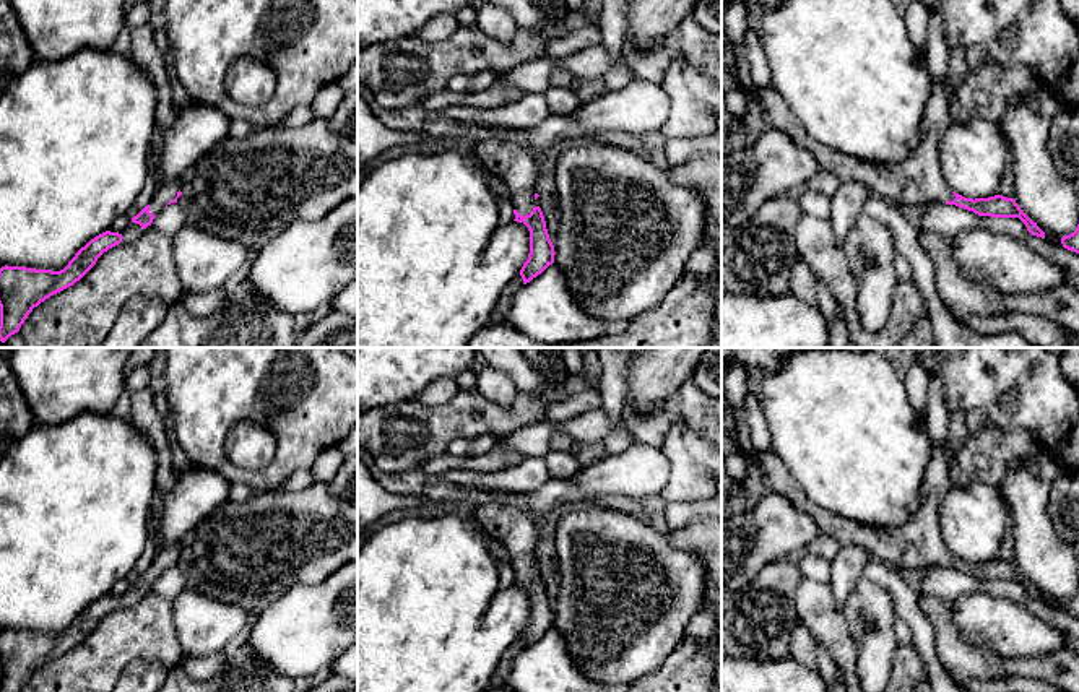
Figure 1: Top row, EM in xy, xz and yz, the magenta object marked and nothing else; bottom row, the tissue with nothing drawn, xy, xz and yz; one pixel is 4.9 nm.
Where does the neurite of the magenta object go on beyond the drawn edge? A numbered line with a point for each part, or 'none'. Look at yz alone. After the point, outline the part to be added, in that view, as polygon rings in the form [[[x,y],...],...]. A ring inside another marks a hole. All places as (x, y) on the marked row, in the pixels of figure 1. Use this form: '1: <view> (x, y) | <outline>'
1: yz (917, 181) | [[[728,36],[722,45],[722,65],[736,76],[736,86],[772,120],[772,125],[806,148],[819,167],[834,172],[840,182],[861,182],[895,206],[933,205],[956,197],[939,167],[939,141],[952,122],[951,104],[959,102],[972,119],[998,123],[1014,94],[1035,93],[1040,80],[1032,68],[988,63],[968,71],[954,88],[944,80],[933,89],[921,120],[921,140],[910,158],[900,162],[868,162],[824,146],[806,133],[786,102],[770,84],[741,88],[736,68],[734,44]]]

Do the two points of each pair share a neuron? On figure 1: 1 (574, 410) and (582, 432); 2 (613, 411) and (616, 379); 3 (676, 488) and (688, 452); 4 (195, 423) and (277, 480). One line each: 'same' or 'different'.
1: different
2: same
3: same
4: same

